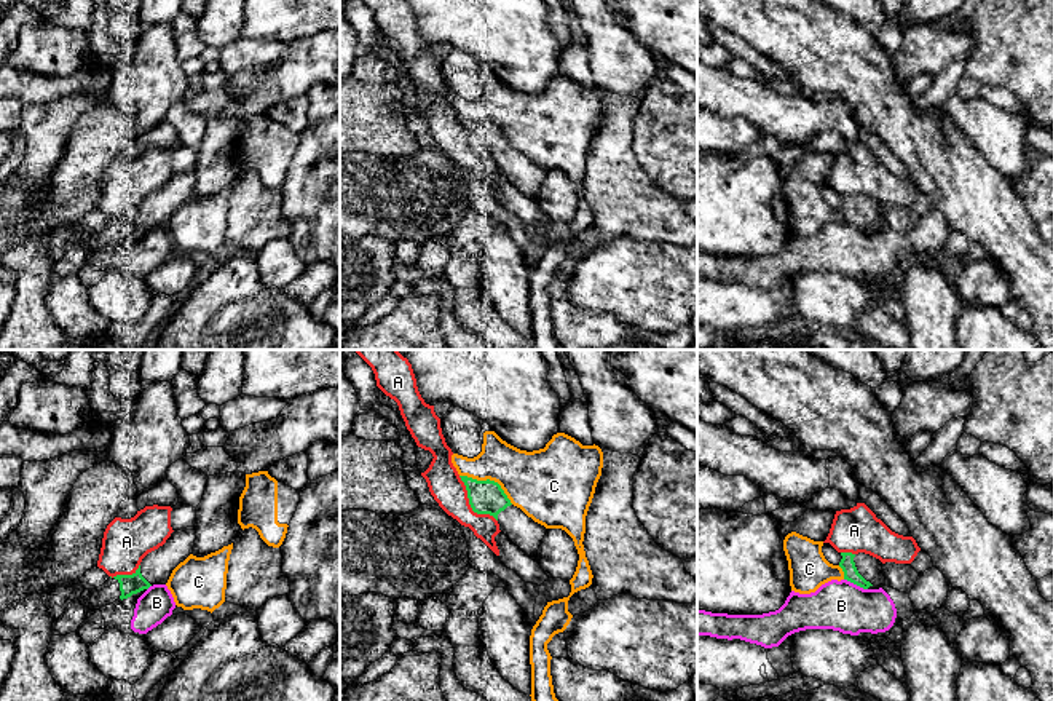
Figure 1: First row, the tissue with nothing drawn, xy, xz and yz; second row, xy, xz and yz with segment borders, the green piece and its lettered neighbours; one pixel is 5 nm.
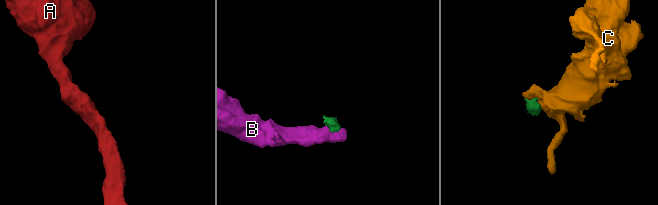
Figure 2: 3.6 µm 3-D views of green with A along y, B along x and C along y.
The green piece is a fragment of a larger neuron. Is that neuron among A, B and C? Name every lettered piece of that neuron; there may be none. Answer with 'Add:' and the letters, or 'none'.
Add: none

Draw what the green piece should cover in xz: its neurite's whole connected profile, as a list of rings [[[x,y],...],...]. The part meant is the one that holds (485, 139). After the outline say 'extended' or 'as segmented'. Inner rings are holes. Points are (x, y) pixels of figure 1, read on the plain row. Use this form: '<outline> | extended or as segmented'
[[[459,120],[466,128],[472,153],[493,158],[499,172],[523,195],[534,200],[547,171],[514,149],[498,125]]] | extended

